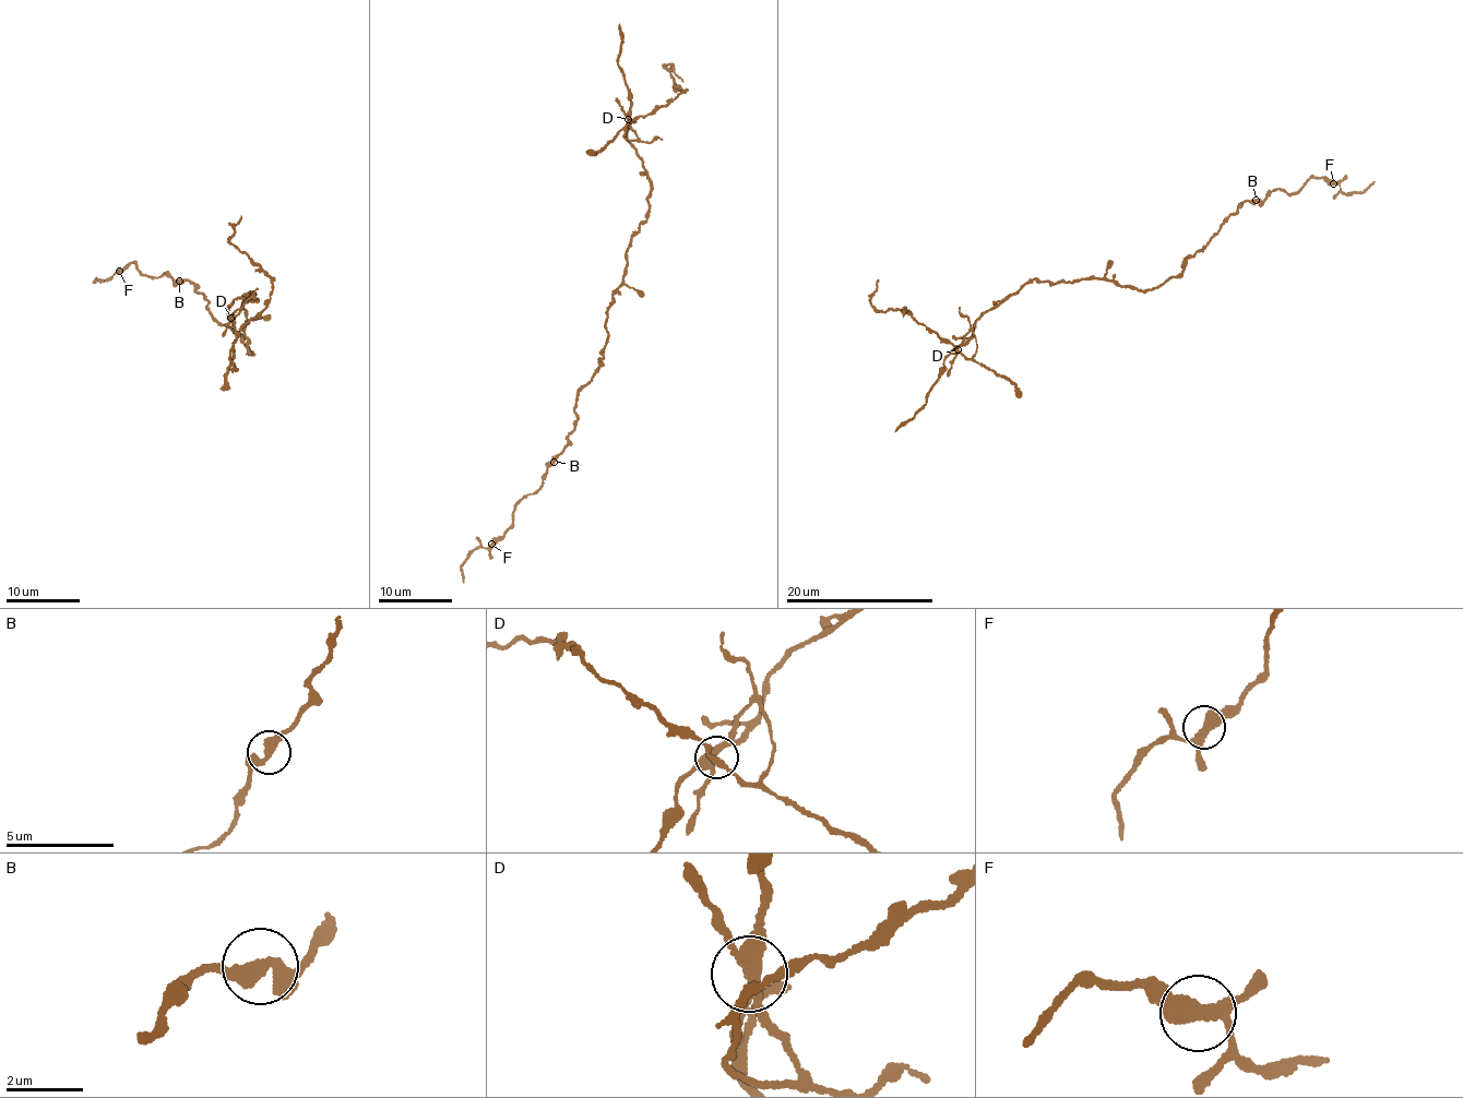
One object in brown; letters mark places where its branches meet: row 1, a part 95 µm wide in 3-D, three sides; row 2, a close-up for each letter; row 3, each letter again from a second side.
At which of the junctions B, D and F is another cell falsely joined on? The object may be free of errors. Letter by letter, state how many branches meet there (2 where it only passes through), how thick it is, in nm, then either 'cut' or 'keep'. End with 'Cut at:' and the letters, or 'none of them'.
B: branches 3; calibre 320 nm; keep
D: branches 4; calibre 360 nm; cut
F: branches 3; calibre 320 nm; keep
Cut at: D

